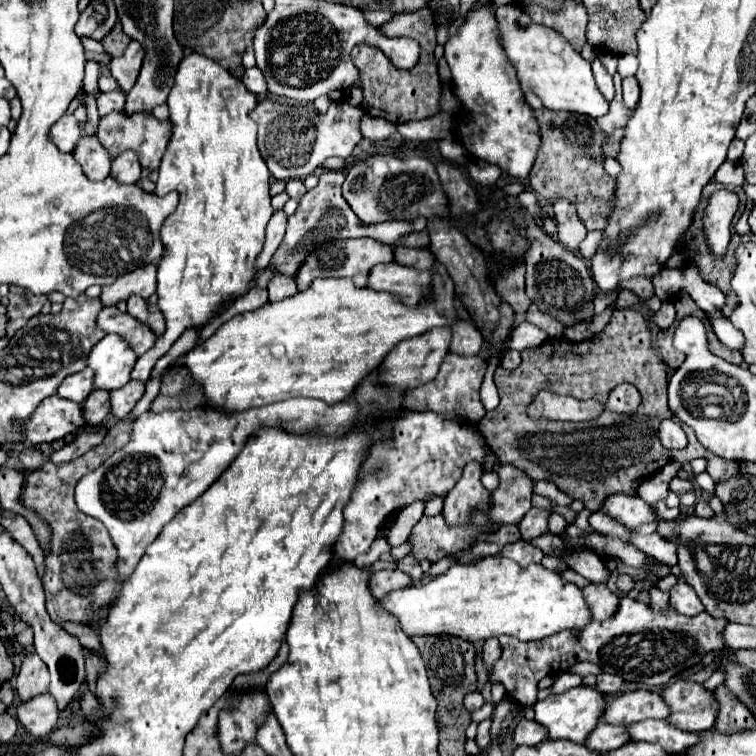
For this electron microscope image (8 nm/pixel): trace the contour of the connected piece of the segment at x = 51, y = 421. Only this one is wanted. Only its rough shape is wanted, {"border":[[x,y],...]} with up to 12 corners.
{"border":[[49,396],[25,424],[31,444],[83,428],[83,404]]}

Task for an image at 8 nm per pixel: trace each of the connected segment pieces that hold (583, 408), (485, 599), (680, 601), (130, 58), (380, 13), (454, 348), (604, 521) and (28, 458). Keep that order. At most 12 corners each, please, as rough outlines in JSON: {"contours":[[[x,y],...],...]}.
{"contours":[[[539,392],[527,406],[533,420],[583,422],[603,412],[595,400]],[[489,556],[381,600],[407,636],[581,632],[583,590]],[[687,582],[671,588],[671,606],[681,614],[703,612],[699,596]],[[135,40],[109,62],[125,94],[135,86],[143,48]],[[365,10],[367,20],[373,26],[389,22],[395,12]],[[469,320],[453,328],[449,352],[475,356],[483,336]],[[597,510],[589,516],[595,532],[629,538],[631,530]],[[37,450],[19,454],[25,470],[41,468],[43,454]]]}

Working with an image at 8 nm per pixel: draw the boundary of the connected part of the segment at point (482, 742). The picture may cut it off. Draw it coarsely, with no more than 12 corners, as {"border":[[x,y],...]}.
{"border":[[492,719],[479,724],[475,742],[479,750],[485,750],[491,742]]}

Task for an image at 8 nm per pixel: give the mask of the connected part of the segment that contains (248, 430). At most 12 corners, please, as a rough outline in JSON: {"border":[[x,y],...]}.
{"border":[[359,404],[141,414],[75,490],[121,582],[259,428],[351,432]]}

